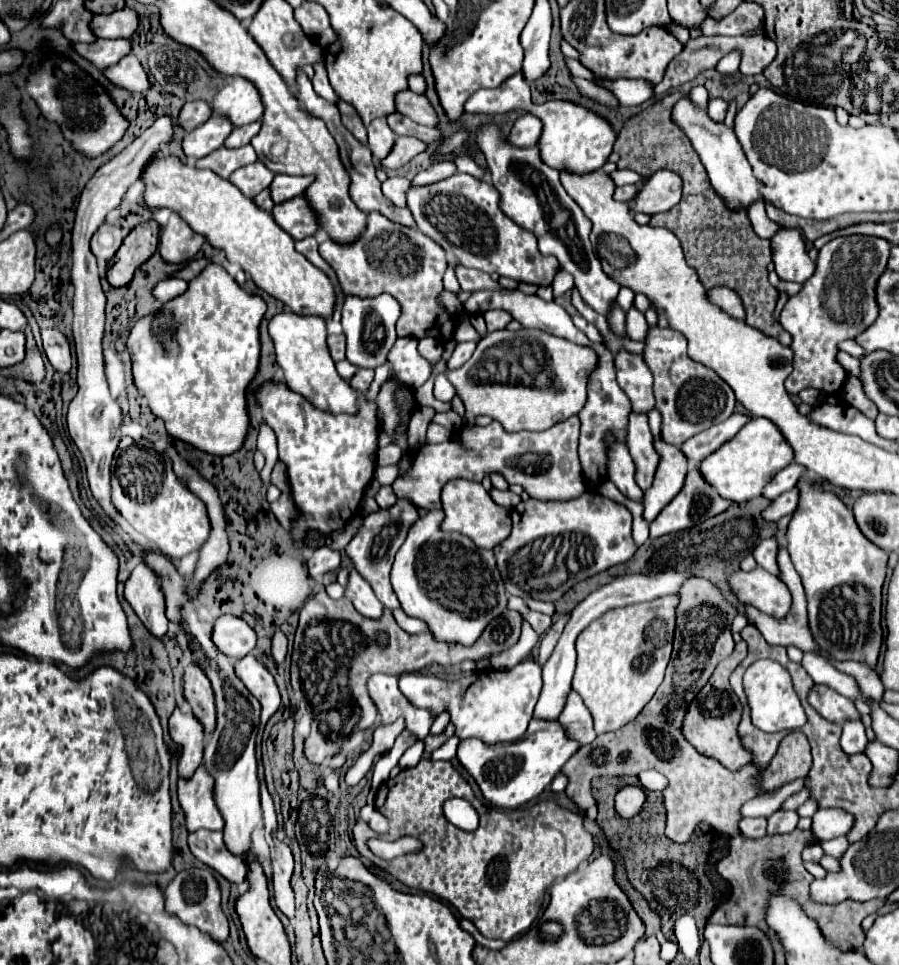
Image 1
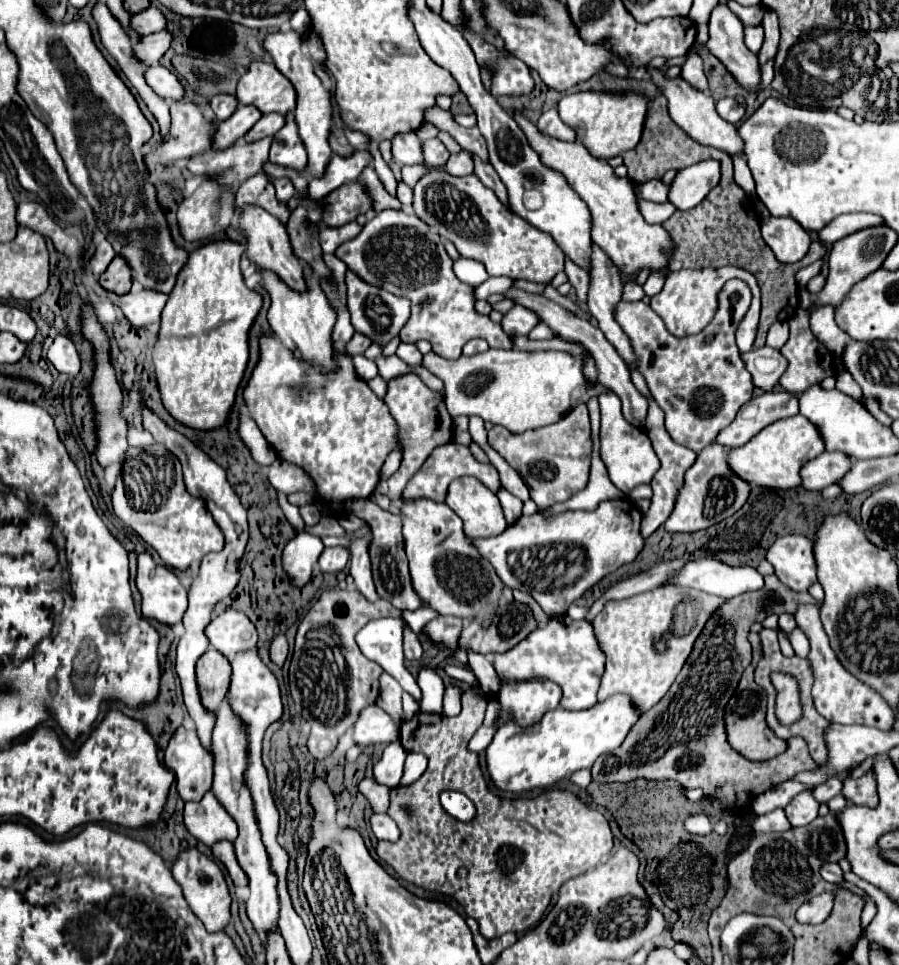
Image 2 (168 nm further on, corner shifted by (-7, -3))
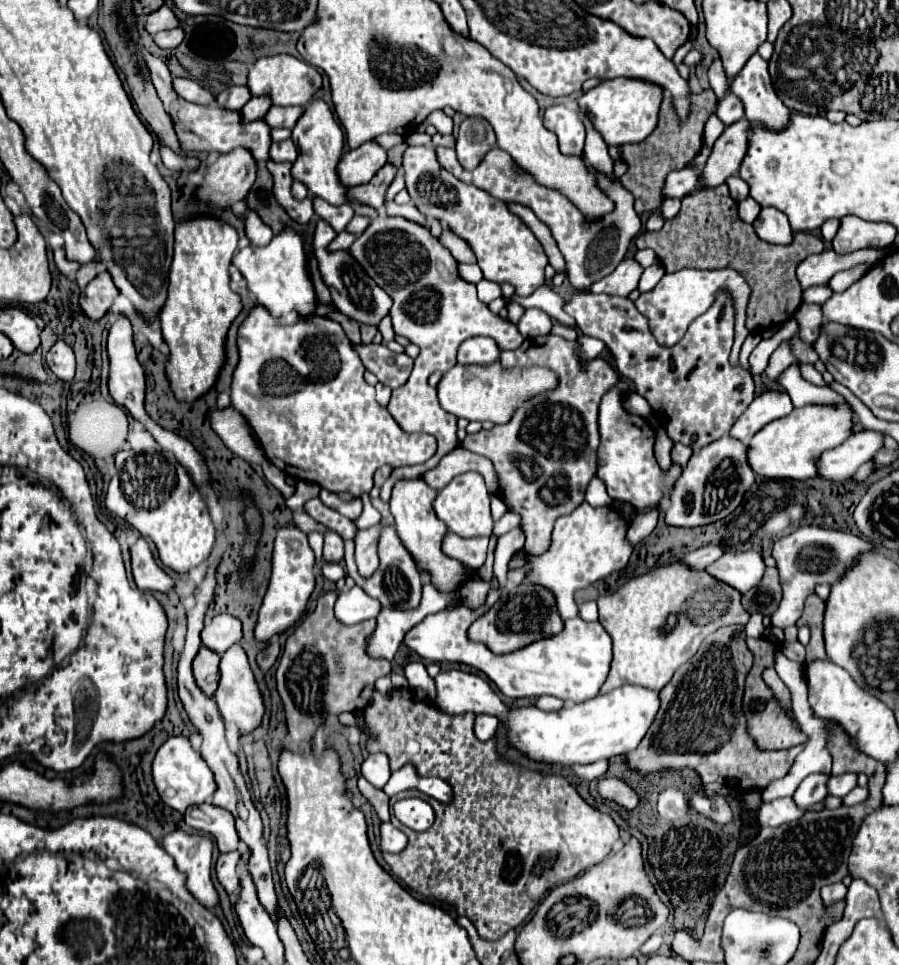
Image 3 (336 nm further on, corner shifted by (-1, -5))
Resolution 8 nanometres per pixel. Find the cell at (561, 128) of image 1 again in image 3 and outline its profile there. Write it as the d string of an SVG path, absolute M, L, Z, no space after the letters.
M617 78L617 80L603 80L599 86L581 94L575 100L575 104L579 112L589 116L593 128L601 134L607 146L623 146L623 144L641 142L653 132L657 124L661 98L663 98L663 92L659 86L653 86L643 80Z

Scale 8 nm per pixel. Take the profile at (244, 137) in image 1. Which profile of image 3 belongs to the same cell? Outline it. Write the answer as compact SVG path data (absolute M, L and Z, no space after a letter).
M271 106L271 110L265 114L265 122L271 126L271 128L293 128L293 124L297 122L297 116L301 116L303 108L301 106L287 106L287 108L281 108L281 106Z

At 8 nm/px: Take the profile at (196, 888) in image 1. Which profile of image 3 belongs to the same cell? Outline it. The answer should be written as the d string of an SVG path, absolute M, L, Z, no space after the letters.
M177 830L163 838L163 848L175 860L177 870L187 876L185 886L191 896L207 910L213 910L219 896L211 882L211 838Z

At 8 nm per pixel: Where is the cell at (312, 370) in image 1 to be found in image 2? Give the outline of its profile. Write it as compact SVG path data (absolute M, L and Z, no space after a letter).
M303 264L305 270L305 280L307 280L307 290L297 292L291 290L287 284L281 282L281 278L275 272L269 270L259 270L261 272L261 284L271 296L271 306L267 312L267 320L271 324L271 330L277 334L277 338L295 352L297 358L307 360L311 364L319 364L323 370L331 370L333 362L333 346L331 346L331 332L337 320L335 308L329 304L325 292L321 290L319 278L313 276L311 266Z

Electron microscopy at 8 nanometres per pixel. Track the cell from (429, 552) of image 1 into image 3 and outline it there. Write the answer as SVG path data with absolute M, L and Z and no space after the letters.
M421 478L417 480L401 480L391 494L389 506L391 506L391 514L395 518L395 530L399 540L403 542L405 550L413 556L419 572L425 572L427 576L431 576L431 584L439 590L439 592L455 592L457 588L461 588L467 582L467 574L471 572L465 564L461 564L455 558L449 558L443 550L443 538L447 534L445 524L437 518L437 514L433 512L433 500L435 500L437 492L433 488L429 488Z

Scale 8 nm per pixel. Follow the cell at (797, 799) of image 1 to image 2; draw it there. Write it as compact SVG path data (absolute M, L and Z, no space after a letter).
M831 778L829 782L817 786L813 792L815 792L815 798L817 798L819 802L827 802L827 800L831 800L833 796L841 794L841 790L843 790L843 780L839 780L839 778Z

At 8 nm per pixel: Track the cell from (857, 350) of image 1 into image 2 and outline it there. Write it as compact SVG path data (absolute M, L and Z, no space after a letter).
M809 304L809 326L811 332L815 334L815 338L827 346L827 350L841 354L843 348L851 342L851 338L847 338L847 334L843 334L843 330L839 330L833 314L835 308L829 304L817 306L817 304Z

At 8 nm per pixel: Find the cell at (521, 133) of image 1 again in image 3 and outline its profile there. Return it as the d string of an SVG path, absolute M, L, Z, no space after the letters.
M563 104L551 106L545 110L543 124L547 130L555 132L559 138L559 148L563 154L577 154L583 156L583 142L585 142L585 126L579 114Z

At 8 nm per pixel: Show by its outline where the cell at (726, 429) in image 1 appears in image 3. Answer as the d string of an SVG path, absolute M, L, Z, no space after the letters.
M767 390L747 406L747 410L737 418L737 422L731 428L731 438L737 438L741 442L749 442L765 424L783 418L791 414L793 404L789 400L789 394L783 390Z

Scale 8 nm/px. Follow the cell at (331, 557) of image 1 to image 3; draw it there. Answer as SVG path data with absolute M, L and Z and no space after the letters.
M327 532L325 548L323 548L325 562L341 562L343 560L343 538L335 532Z

